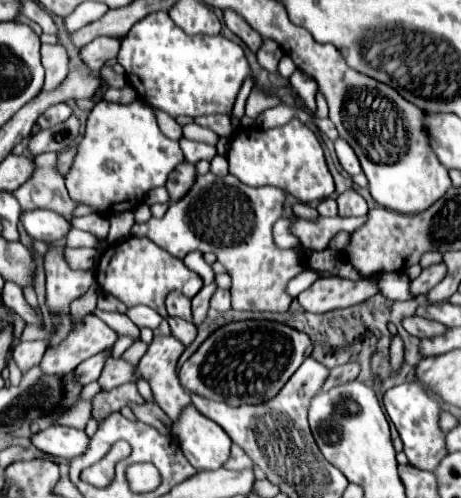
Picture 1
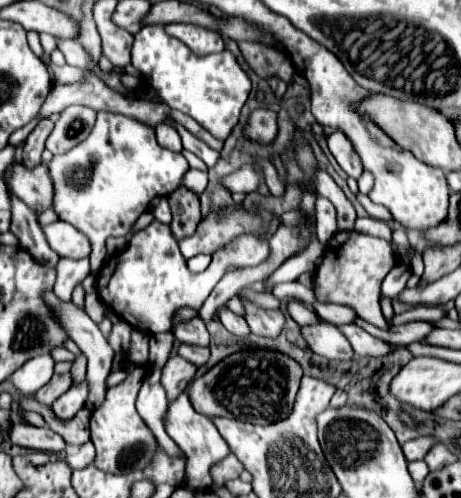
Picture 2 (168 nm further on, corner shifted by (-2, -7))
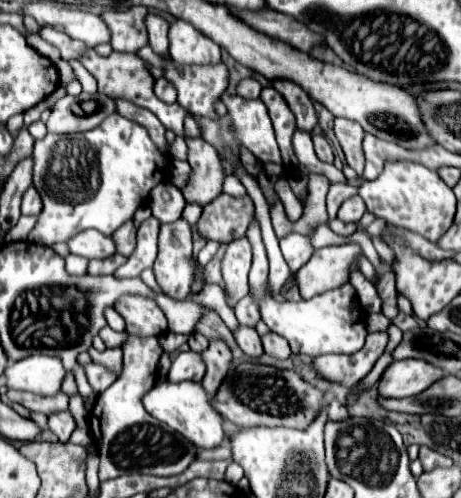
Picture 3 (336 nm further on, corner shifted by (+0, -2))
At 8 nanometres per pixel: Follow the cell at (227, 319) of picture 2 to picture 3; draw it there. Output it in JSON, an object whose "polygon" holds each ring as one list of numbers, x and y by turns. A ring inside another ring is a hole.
{"polygon":[[239,324,237,330,233,332,233,336,245,354,249,354,249,356,261,356,263,354,263,346,261,346,261,340,259,340,259,334,255,328]]}

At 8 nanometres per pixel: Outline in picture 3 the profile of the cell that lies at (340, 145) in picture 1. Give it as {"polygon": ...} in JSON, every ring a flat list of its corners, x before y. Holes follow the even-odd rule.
{"polygon":[[335,118,335,136,345,152,347,164,361,174,363,166,365,166,365,158,363,158,363,150,361,150,361,140,365,136,363,128,357,126,357,122,347,120,347,118]]}

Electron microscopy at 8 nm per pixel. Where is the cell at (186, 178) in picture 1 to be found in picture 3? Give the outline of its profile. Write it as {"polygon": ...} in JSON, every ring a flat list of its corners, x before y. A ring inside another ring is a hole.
{"polygon":[[185,218,171,224,161,224,159,232,159,256,153,272,169,298,183,300,191,294,193,270,191,270,191,226]]}

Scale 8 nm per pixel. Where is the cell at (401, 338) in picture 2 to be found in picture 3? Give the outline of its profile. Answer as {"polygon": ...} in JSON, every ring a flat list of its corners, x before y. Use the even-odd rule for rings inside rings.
{"polygon":[[387,332,368,333,365,346,349,356,339,356,339,354,325,354,315,358,315,368,329,380,351,386,359,380,363,380,377,358,383,354,387,346,389,334]]}

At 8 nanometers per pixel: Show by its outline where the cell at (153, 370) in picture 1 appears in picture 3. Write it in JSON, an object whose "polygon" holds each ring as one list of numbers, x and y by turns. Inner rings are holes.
{"polygon":[[189,350,189,352,179,352,179,356,171,362,167,380,169,382,183,382,183,380,201,382,203,374,205,374,205,364,201,362,201,356]]}

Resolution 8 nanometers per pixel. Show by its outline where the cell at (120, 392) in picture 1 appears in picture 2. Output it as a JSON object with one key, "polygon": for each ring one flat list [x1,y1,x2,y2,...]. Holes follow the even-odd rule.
{"polygon":[[139,329,131,331,131,349,127,351,125,365,123,365,127,377,119,385,107,389,103,405,93,409,93,413,91,413,91,441,97,449,95,467,99,467,105,473,123,475,127,469,135,471,135,469,147,467,147,463,151,463,155,453,161,451,155,435,151,433,151,429,147,427,147,423,139,417,139,413,135,409,135,399,137,399,139,387,149,369,149,340,150,335,147,333,143,333]]}

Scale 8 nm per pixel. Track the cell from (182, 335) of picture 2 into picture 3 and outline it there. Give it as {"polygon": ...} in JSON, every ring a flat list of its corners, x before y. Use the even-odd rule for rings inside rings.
{"polygon":[[193,332,193,334,189,336,187,344,191,346,191,350,193,350,193,352,201,352,201,350,205,350,205,348,209,346,209,340,207,340,203,334,199,334,199,332]]}

